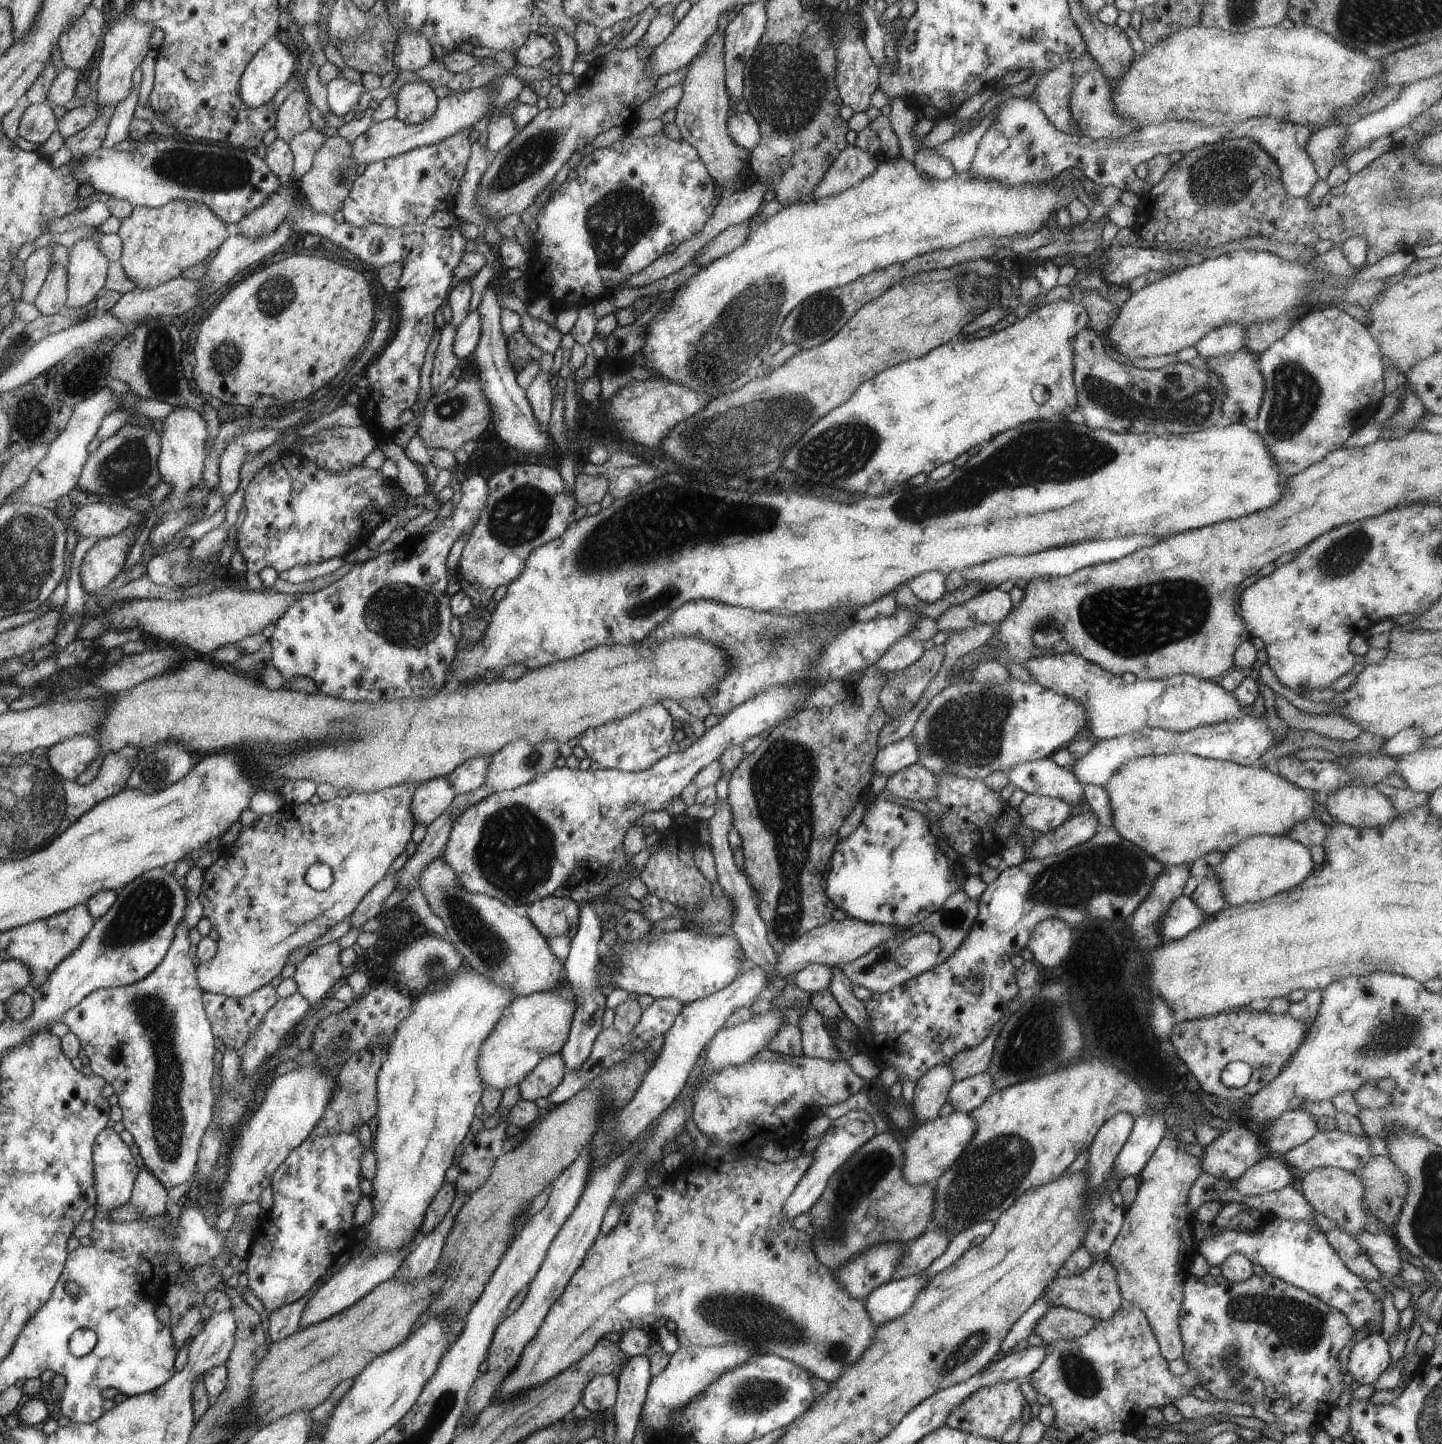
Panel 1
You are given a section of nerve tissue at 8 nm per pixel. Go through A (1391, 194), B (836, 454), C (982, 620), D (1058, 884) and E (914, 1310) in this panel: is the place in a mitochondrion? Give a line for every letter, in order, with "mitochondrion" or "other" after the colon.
A: mitochondrion
B: mitochondrion
C: other
D: mitochondrion
E: other

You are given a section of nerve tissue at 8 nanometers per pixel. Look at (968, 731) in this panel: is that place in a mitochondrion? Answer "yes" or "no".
yes

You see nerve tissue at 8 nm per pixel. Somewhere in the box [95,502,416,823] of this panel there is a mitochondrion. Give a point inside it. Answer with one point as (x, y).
(153, 773)

